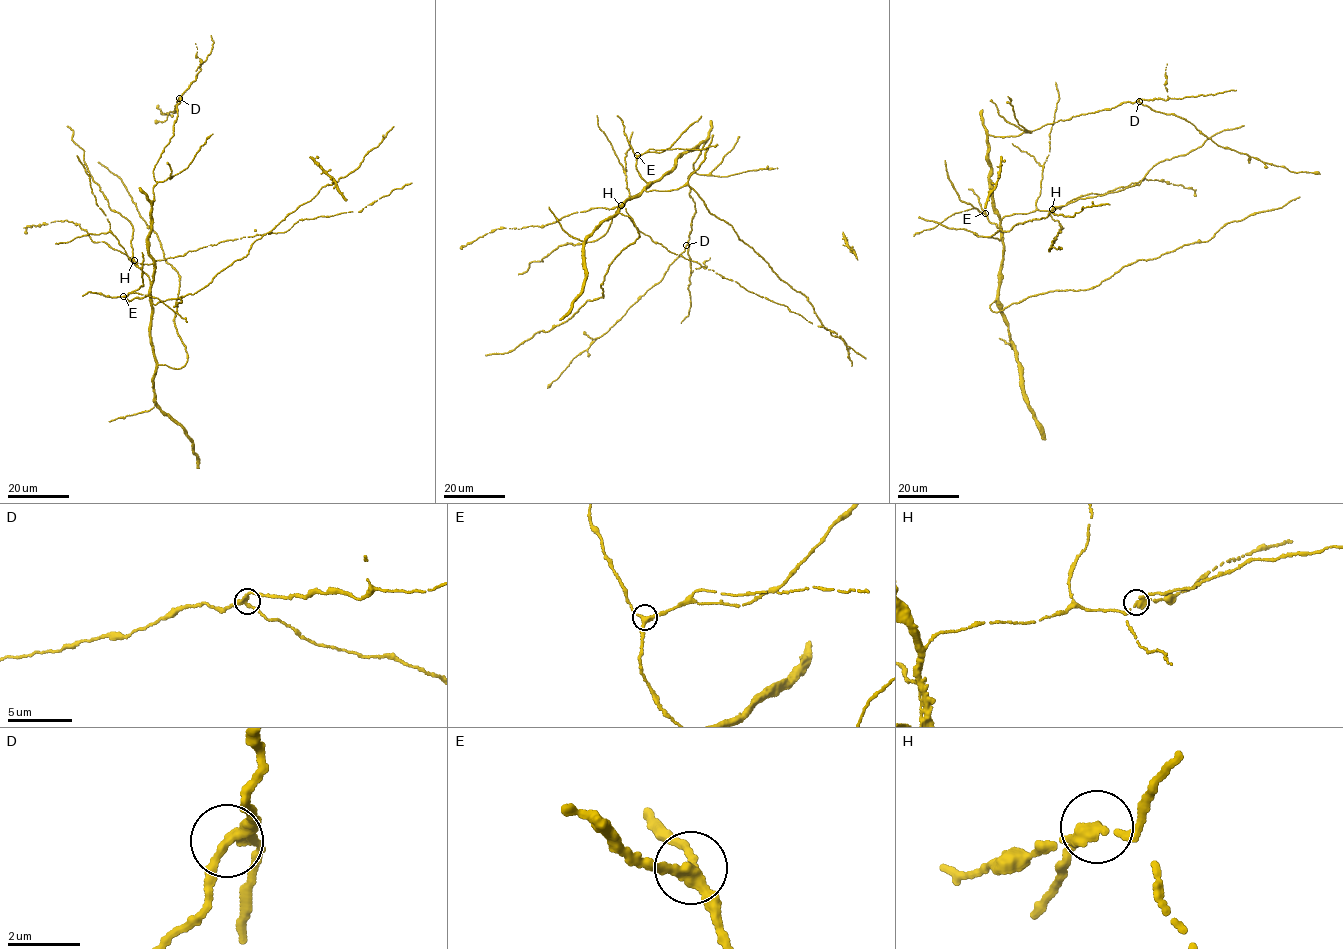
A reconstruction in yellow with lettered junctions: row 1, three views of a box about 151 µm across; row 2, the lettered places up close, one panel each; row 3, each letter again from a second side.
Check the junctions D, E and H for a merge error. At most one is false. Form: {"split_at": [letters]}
{"split_at": ["H"]}

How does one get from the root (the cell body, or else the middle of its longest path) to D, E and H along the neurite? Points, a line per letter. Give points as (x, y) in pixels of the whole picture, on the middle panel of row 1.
D: (660, 178), (674, 168), (682, 154), (706, 140), (693, 165), (694, 171), (687, 177), (696, 211), (686, 245)
E: (660, 178), (649, 183), (641, 177), (636, 166), (637, 155)
H: (660, 178), (621, 205)

